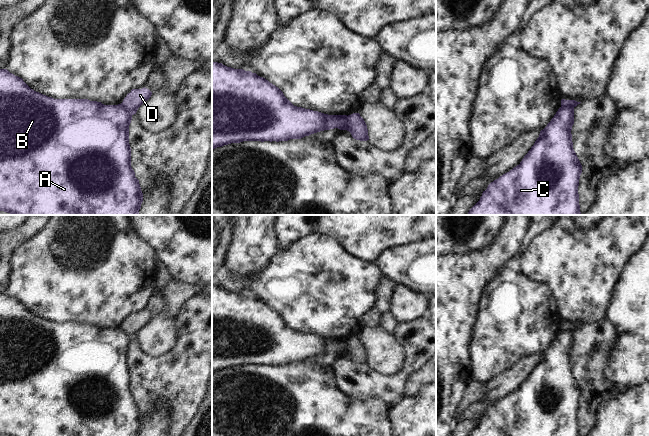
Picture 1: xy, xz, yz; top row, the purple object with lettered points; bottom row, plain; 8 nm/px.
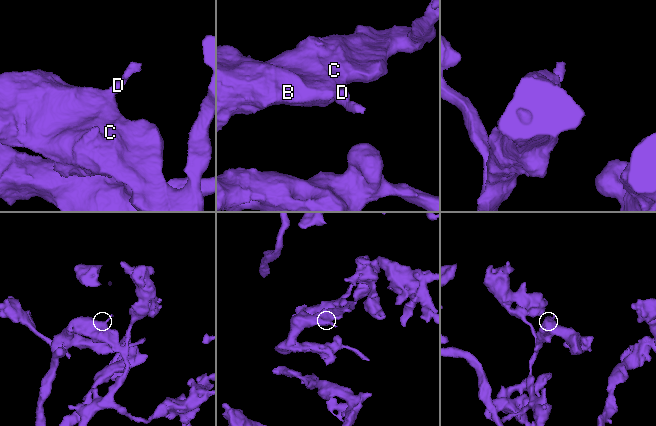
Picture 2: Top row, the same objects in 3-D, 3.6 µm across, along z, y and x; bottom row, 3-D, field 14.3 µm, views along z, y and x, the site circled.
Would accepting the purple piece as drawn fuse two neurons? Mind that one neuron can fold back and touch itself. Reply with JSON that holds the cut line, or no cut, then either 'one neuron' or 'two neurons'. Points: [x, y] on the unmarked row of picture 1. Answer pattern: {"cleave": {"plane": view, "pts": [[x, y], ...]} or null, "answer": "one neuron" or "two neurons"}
{"cleave": {"plane": "xy", "pts": [[121, 327], [132, 338]]}, "answer": "two neurons"}

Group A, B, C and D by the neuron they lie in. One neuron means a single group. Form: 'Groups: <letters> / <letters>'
Groups: A B C / D.

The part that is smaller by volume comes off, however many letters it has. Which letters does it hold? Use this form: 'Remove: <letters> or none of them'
Remove: D.

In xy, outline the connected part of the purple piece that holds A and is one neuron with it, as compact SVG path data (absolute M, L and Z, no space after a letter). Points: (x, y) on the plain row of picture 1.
M0 293L0 435L139 436L143 417L131 391L131 344L132 338L122 328L54 323L34 315L7 293Z

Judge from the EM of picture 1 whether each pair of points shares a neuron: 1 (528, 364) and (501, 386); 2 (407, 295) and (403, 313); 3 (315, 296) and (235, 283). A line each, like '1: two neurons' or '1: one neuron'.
1: one neuron
2: one neuron
3: one neuron

